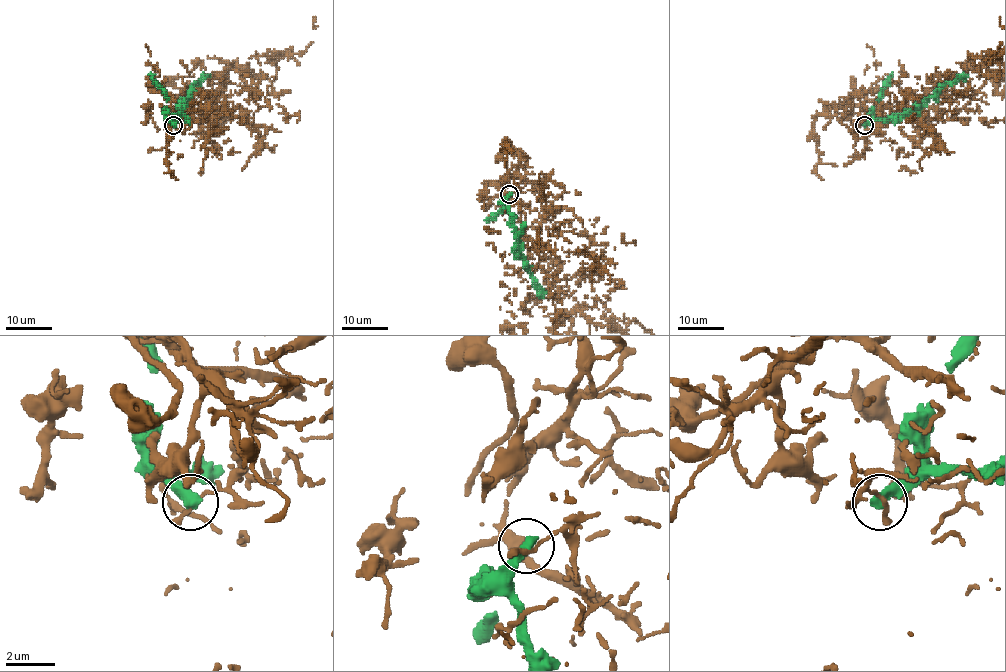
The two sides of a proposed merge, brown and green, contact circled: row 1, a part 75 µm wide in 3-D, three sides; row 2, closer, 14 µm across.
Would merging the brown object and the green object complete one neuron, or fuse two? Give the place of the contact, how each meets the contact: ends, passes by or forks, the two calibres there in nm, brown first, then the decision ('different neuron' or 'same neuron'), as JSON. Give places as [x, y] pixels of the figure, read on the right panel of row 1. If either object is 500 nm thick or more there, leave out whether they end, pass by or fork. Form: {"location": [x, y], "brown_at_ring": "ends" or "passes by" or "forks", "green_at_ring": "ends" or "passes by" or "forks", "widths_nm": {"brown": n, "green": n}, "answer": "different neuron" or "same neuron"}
{"location": [864, 125], "brown_at_ring": "ends", "green_at_ring": "ends", "widths_nm": {"brown": 240, "green": 480}, "answer": "different neuron"}

